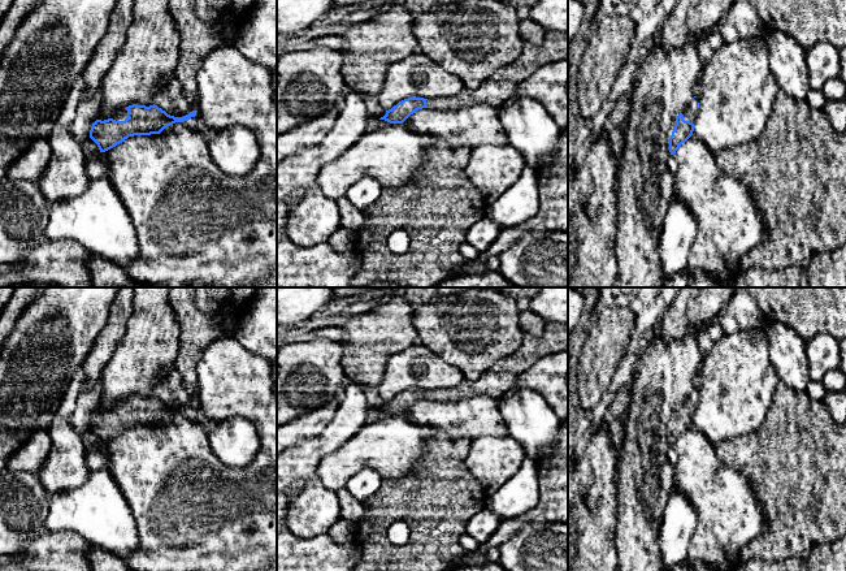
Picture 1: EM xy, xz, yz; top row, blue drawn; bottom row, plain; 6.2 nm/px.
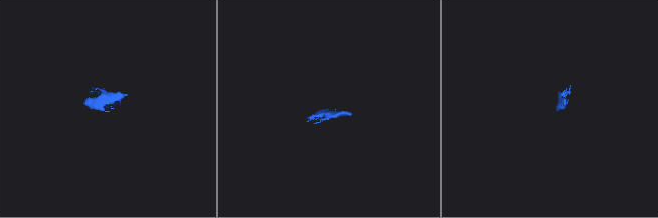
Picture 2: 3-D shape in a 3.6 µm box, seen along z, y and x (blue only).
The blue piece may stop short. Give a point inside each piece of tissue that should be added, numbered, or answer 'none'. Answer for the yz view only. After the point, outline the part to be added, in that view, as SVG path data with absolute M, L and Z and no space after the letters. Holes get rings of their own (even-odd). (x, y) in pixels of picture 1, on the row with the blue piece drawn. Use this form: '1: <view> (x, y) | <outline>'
1: yz (690, 112) | M694 98L687 105L687 108L682 112L685 121L695 124L697 112L698 112L697 105L698 105L698 98Z

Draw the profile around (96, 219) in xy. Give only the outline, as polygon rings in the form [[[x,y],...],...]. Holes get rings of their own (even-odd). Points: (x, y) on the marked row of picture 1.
[[[108,177],[90,179],[82,194],[51,204],[44,238],[75,241],[91,252],[105,255],[122,269],[127,269],[139,256],[135,228]]]

